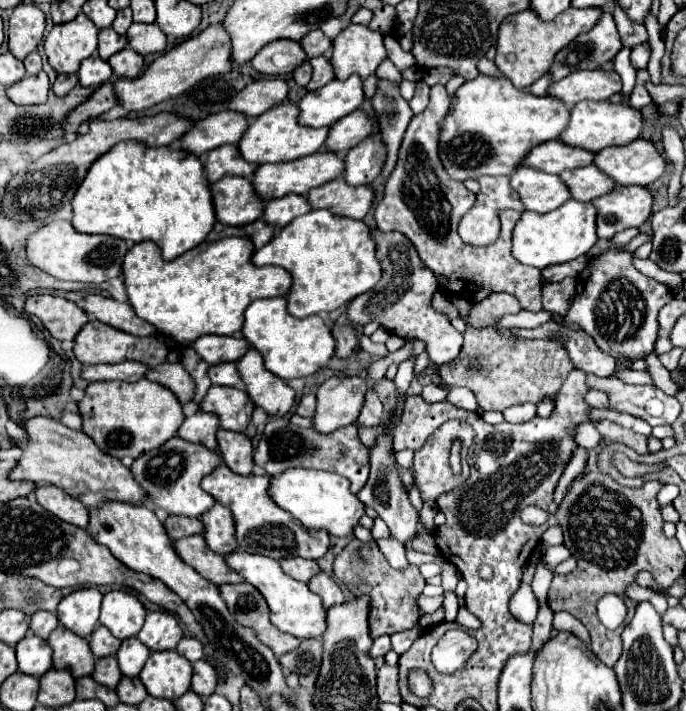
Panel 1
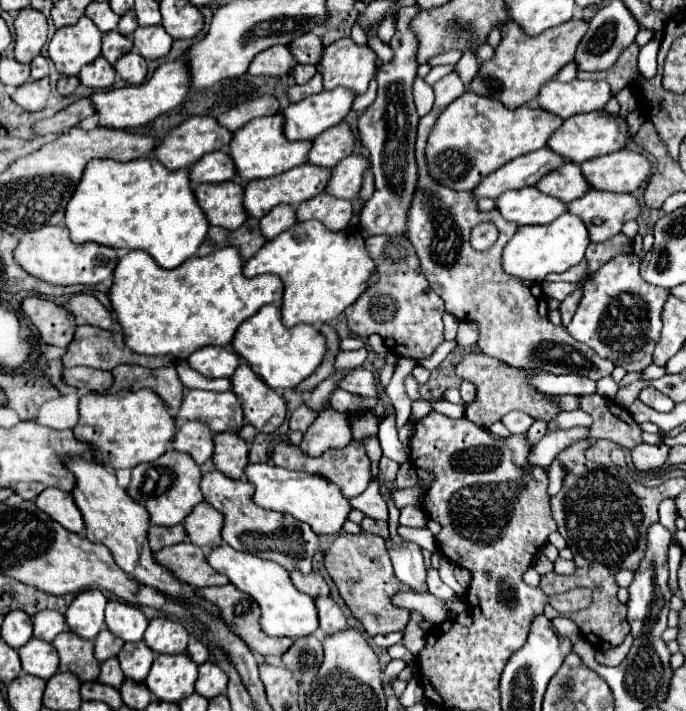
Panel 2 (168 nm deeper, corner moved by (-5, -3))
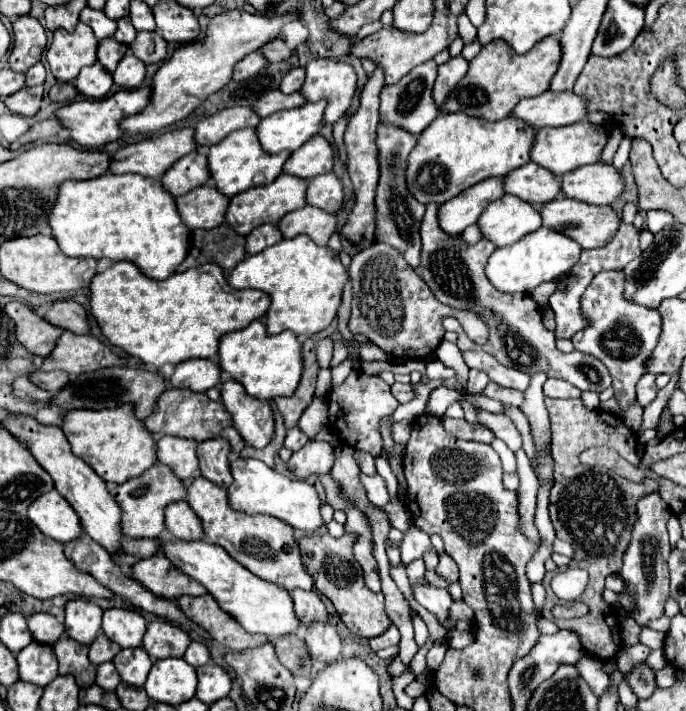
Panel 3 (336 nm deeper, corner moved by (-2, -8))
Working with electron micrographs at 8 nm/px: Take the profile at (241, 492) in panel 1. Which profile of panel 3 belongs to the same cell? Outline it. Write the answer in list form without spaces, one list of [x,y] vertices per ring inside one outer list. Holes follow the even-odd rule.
[[[202,476],[194,478],[194,482],[188,486],[186,502],[200,518],[202,530],[204,530],[204,536],[208,538],[208,542],[220,544],[238,564],[248,568],[252,574],[256,574],[258,578],[262,578],[266,582],[274,582],[288,592],[292,592],[296,588],[302,588],[302,590],[314,588],[314,580],[302,568],[300,550],[298,550],[292,526],[284,524],[282,520],[276,520],[274,516],[234,512],[228,506],[226,490]]]

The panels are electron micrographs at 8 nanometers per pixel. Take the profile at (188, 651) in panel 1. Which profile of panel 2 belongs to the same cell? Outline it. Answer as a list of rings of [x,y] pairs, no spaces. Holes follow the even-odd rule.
[[[193,639],[193,641],[189,643],[189,647],[187,647],[187,655],[189,655],[197,665],[201,665],[201,663],[209,661],[209,647],[205,647],[201,641]]]

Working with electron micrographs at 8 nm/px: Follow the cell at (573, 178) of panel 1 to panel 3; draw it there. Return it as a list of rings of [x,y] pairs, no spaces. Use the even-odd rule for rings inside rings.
[[[528,162],[502,178],[504,192],[528,204],[546,204],[560,194],[560,180],[546,168]]]

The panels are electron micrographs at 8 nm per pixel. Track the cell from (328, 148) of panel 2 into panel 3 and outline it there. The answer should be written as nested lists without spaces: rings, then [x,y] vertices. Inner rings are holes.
[[[314,136],[314,140],[308,140],[302,148],[298,148],[298,152],[290,154],[282,172],[310,180],[312,176],[330,172],[332,162],[334,162],[332,146],[322,136]]]

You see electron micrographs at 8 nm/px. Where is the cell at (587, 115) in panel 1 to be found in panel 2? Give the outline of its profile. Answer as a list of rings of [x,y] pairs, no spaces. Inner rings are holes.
[[[589,111],[589,113],[573,115],[573,119],[565,119],[563,125],[549,137],[547,147],[563,157],[569,157],[573,163],[583,163],[593,157],[623,149],[627,145],[627,133],[629,133],[629,125],[625,117],[611,115],[607,111]]]

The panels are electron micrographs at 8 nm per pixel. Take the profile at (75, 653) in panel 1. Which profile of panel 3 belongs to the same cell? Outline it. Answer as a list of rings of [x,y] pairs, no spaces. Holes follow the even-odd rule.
[[[64,636],[52,648],[60,664],[58,672],[72,674],[80,688],[88,688],[94,684],[96,666],[92,666],[88,660],[88,646],[82,646],[76,640],[70,640]]]

